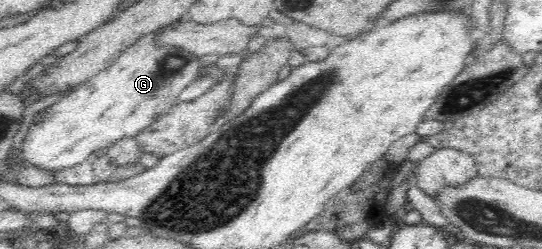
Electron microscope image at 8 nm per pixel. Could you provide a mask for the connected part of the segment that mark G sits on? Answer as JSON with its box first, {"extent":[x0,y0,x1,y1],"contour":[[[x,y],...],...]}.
{"extent":[20,30,200,172],"contour":[[[159,30],[144,34],[128,46],[92,80],[76,86],[58,103],[46,108],[46,115],[30,125],[20,149],[21,167],[33,165],[55,172],[80,165],[96,152],[107,150],[126,137],[136,138],[177,104],[180,93],[196,81],[200,58],[171,45],[154,45]]]}

